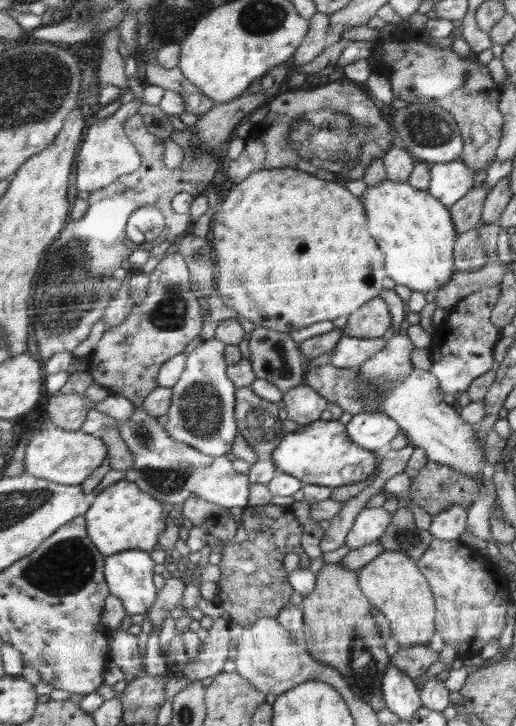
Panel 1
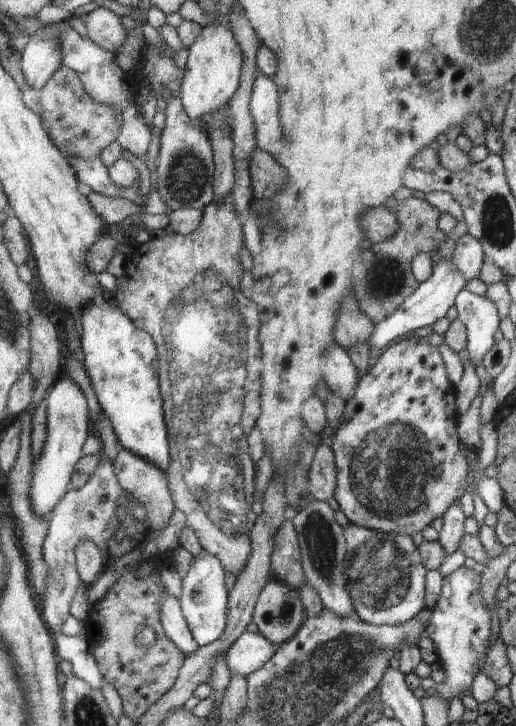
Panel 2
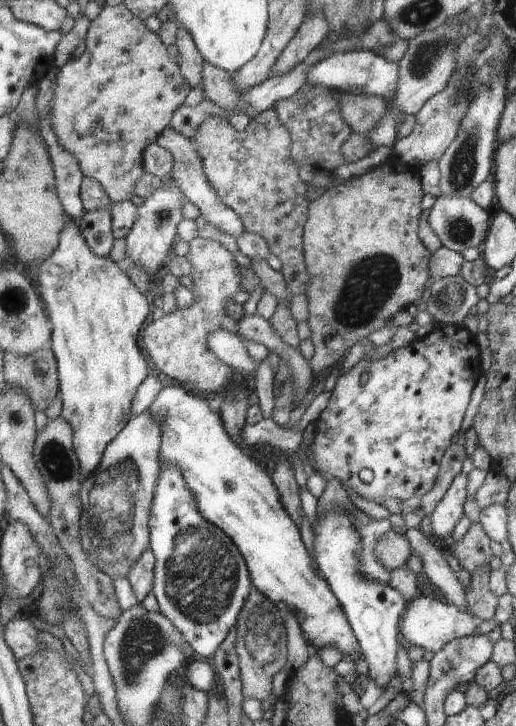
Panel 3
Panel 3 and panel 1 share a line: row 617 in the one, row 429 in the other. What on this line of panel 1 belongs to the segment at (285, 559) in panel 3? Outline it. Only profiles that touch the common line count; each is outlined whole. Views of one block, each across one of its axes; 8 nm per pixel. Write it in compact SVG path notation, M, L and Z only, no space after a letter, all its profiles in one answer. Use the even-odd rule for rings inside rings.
M315 420L298 426L280 440L280 446L270 458L278 472L298 478L308 484L336 488L368 479L380 467L380 458L372 450L362 448L348 436L346 426L339 420Z

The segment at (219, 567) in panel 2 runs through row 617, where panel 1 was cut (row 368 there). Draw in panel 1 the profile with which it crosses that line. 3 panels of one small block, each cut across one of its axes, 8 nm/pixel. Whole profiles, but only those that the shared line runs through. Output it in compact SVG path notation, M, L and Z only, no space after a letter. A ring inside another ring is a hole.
M212 338L203 340L187 356L186 367L179 383L172 390L170 408L166 413L168 436L196 448L201 454L222 457L230 452L239 425L235 417L235 393L238 391L231 377L227 375L226 347L223 341Z

